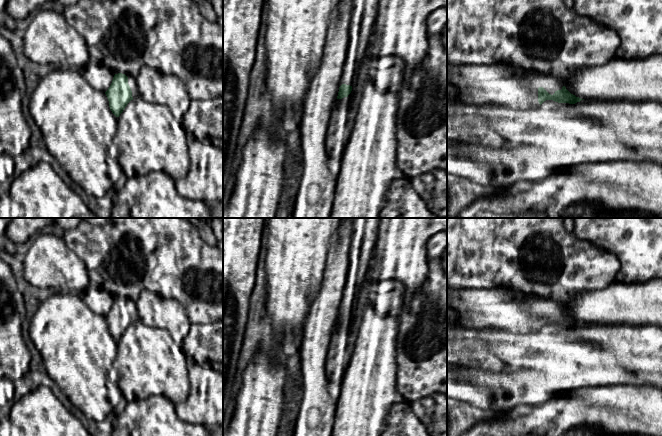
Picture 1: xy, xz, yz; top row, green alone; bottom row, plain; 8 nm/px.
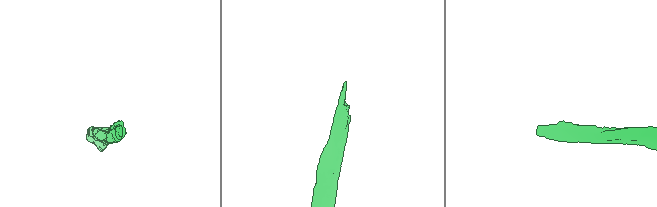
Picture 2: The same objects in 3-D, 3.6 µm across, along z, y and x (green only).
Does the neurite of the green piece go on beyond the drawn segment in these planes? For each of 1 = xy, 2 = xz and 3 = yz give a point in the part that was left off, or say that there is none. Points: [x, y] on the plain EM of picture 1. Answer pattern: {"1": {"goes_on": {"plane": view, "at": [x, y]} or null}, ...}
{"1": {"goes_on": {"plane": "xy", "at": [131, 303]}}, "2": {"goes_on": {"plane": "xz", "at": [364, 235]}}, "3": {"goes_on": {"plane": "yz", "at": [500, 308]}}}

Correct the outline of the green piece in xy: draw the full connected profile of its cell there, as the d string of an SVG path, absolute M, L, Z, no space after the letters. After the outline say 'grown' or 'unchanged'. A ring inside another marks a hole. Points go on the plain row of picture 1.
M114 298L112 307L105 316L112 337L119 341L127 328L139 321L136 302L131 298Z | grown

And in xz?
M353 218L349 267L337 323L356 321L358 296L375 251L380 218Z | grown

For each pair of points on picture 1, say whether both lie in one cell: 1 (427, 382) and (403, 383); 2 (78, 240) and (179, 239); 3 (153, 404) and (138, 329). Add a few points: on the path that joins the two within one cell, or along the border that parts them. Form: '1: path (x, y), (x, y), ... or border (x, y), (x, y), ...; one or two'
1: path (421, 382), (409, 383); one
2: path (103, 240), (115, 240), (125, 231), (154, 231); one
3: border (128, 402), (150, 396), (163, 395), (173, 404); two

